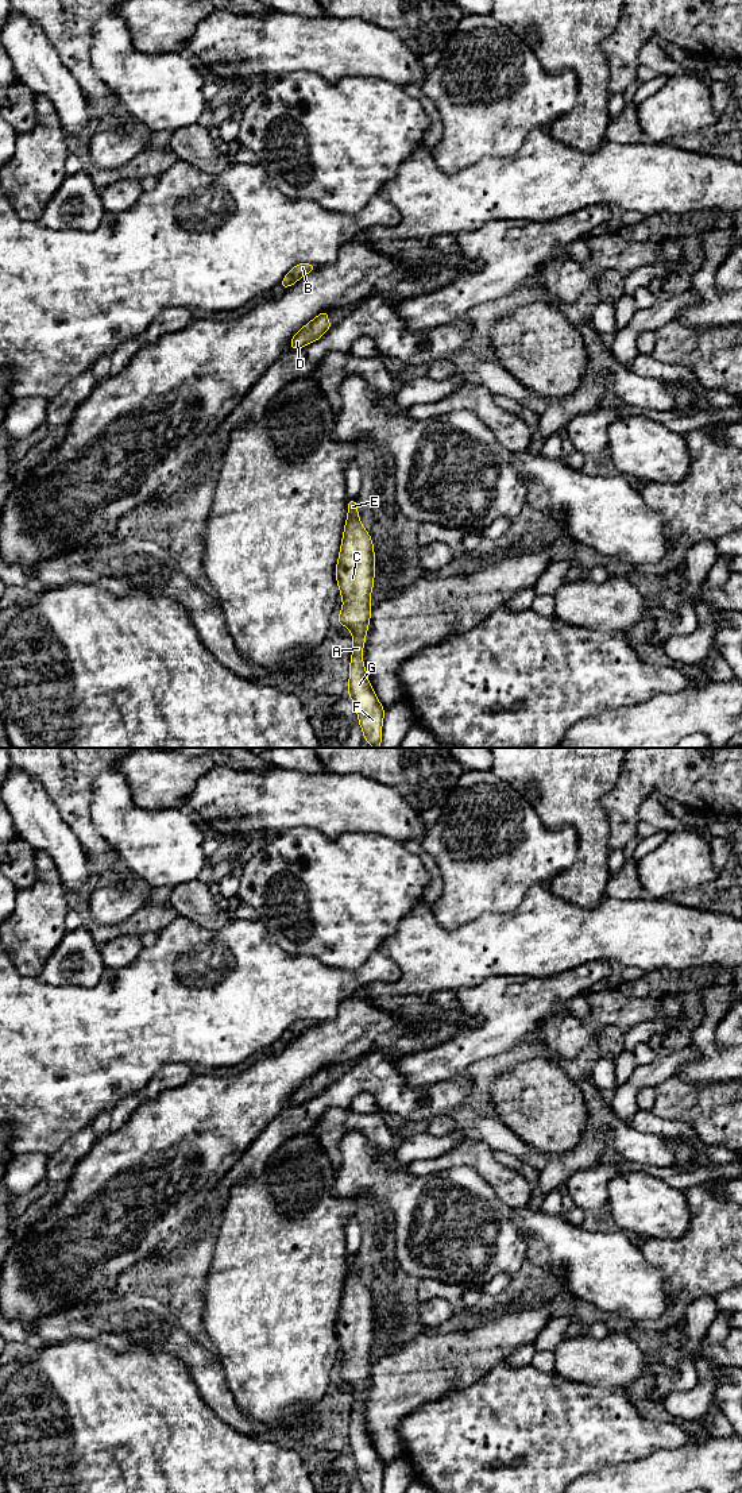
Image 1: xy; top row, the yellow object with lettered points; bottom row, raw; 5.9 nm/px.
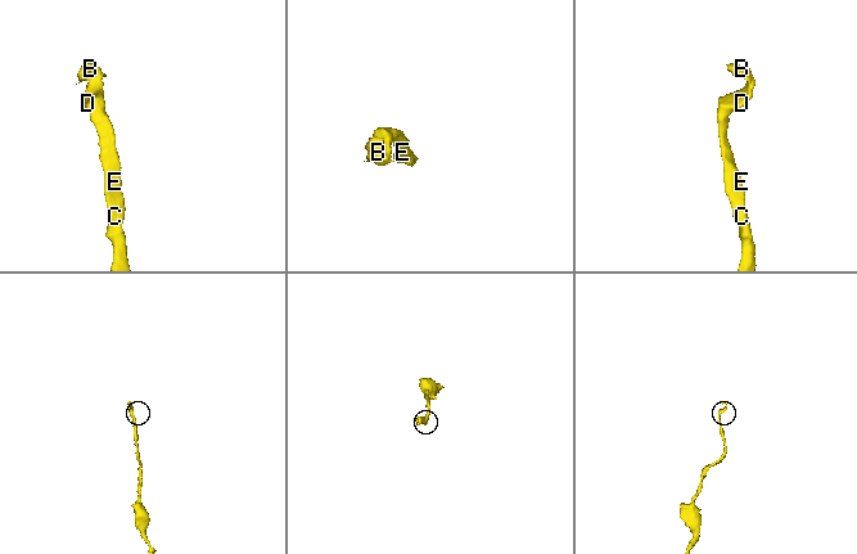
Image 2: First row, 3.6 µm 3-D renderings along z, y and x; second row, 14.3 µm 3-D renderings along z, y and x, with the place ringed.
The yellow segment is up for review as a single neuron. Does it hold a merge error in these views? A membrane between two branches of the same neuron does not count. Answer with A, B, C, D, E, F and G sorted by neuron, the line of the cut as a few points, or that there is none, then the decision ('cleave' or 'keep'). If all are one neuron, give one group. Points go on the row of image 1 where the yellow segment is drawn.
A B C D E F G; no cut; keep

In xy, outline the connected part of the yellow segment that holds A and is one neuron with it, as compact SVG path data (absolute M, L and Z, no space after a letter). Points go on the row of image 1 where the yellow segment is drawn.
M348 499L348 516L336 564L336 579L343 598L337 622L348 628L353 639L348 695L356 706L366 742L380 748L386 710L368 682L362 657L372 609L370 597L375 576L374 567L371 536L360 522L356 499Z

